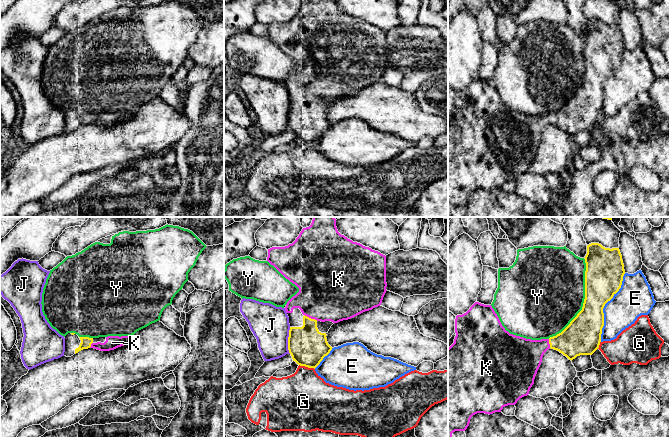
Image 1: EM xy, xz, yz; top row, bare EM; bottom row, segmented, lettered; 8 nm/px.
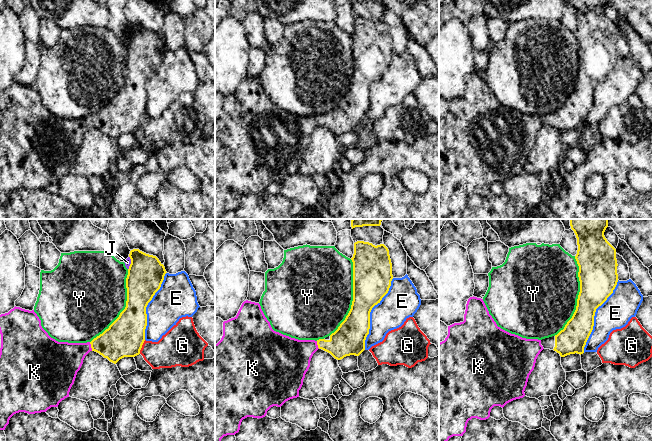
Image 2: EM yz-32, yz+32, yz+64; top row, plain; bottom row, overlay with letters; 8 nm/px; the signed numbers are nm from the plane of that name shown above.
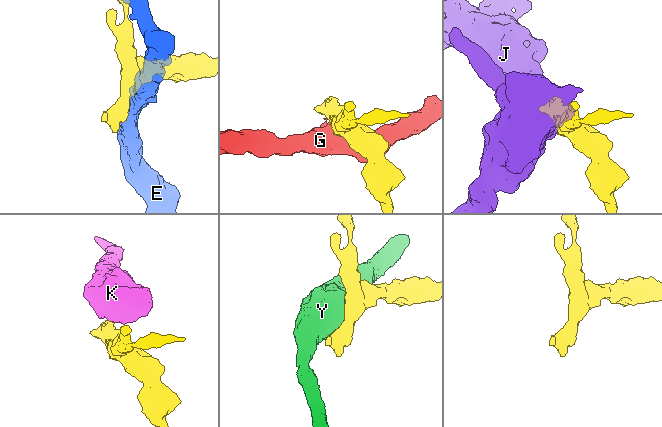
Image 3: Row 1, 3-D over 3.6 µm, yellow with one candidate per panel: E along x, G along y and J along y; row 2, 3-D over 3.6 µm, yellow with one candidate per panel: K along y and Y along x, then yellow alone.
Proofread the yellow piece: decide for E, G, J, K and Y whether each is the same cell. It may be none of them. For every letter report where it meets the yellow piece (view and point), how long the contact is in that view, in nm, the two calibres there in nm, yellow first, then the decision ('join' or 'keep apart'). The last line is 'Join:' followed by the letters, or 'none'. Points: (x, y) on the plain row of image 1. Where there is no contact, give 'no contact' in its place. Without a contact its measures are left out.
E: meets yellow in yz at (603, 83); contact 600 nm long; 300 nm thick on the yellow side, 280 nm on the other; keep apart
G: meets yellow in xz at (307, 142); contact 130 nm long; 300 nm thick on the yellow side, 420 nm on the other; keep apart
J: meets yellow in xz at (288, 116); contact 220 nm long; 300 nm thick on the yellow side, 300 nm on the other; keep apart
K: meets yellow in xz at (310, 94); contact 120 nm long; 300 nm thick on the yellow side, 460 nm on the other; join
Y: meets yellow in yz at (584, 77); contact 700 nm long; 300 nm thick on the yellow side, 480 nm on the other; keep apart
Join: K

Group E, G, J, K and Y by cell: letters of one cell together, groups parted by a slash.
E / G / J / K / Y

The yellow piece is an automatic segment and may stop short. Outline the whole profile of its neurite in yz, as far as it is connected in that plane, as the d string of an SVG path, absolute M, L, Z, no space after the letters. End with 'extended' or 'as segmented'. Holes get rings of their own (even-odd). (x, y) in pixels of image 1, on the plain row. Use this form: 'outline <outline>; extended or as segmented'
outline M599 19L587 21L587 30L584 35L586 39L585 75L582 86L556 112L531 116L510 110L502 102L492 82L479 78L475 78L466 89L456 92L456 112L454 119L448 124L448 217L452 217L453 208L467 205L473 191L501 188L505 182L515 181L520 174L527 172L534 160L542 133L548 125L557 126L572 137L580 131L592 131L599 124L604 102L603 84L621 64L625 50L624 40L619 24L605 24Z; extended

